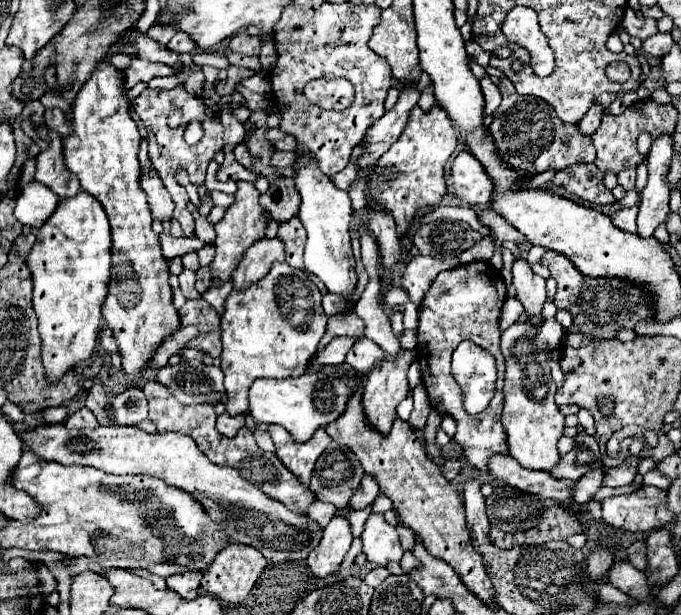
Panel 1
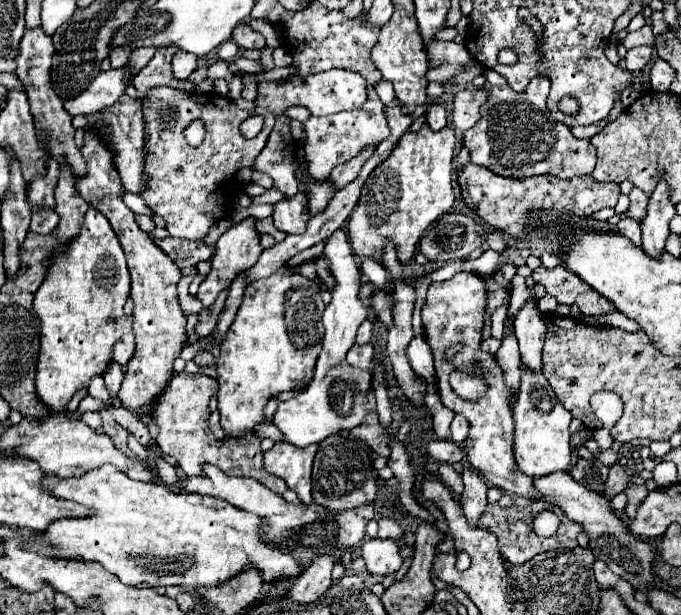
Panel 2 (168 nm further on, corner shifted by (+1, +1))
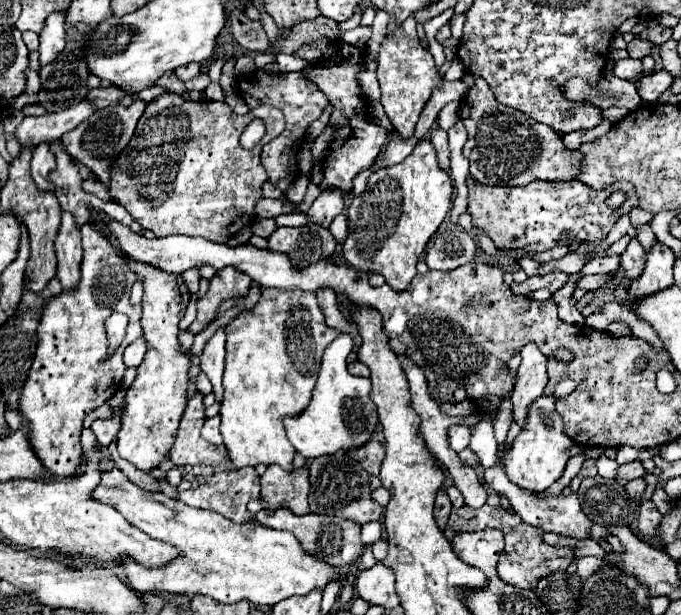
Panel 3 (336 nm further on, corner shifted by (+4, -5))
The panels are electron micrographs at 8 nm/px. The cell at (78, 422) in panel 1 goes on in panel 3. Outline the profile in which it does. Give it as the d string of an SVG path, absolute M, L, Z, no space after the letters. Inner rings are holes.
M118 392L118 394L120 394L120 400L116 400L118 412L114 414L114 418L112 420L96 420L90 426L92 432L96 434L96 440L100 442L100 446L108 446L116 438L116 434L120 430L120 408L124 404L124 392Z

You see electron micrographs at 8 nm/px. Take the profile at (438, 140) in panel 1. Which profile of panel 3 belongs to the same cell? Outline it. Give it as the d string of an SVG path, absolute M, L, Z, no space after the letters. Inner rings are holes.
M420 140L404 162L374 172L366 190L352 198L348 206L348 238L342 246L344 258L362 272L382 274L394 290L408 288L416 276L418 256L450 210L452 194L452 180L438 166L434 146Z

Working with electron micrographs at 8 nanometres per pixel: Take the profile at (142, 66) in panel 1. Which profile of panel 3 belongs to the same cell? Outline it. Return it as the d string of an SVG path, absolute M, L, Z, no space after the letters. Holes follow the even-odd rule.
M84 98L82 102L54 114L44 114L38 118L28 116L16 128L16 138L20 140L20 144L26 144L26 140L34 140L34 144L58 140L62 134L74 130L78 124L88 120L94 110L94 102Z

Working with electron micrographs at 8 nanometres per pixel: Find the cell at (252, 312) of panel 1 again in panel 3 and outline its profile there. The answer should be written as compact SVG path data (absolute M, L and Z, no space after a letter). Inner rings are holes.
M262 288L260 300L248 312L238 314L226 326L226 370L224 370L224 398L220 402L220 432L228 448L228 456L234 466L278 464L284 470L292 470L294 446L288 442L282 418L298 414L310 402L316 374L320 368L324 346L338 334L338 330L326 326L324 316L316 304L314 292L302 290L278 290Z

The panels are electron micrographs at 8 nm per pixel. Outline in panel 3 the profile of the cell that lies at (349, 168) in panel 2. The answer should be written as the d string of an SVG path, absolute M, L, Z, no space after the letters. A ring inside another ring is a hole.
M330 188L324 190L308 210L308 216L320 224L320 226L330 226L330 222L344 210L344 192L340 188Z

